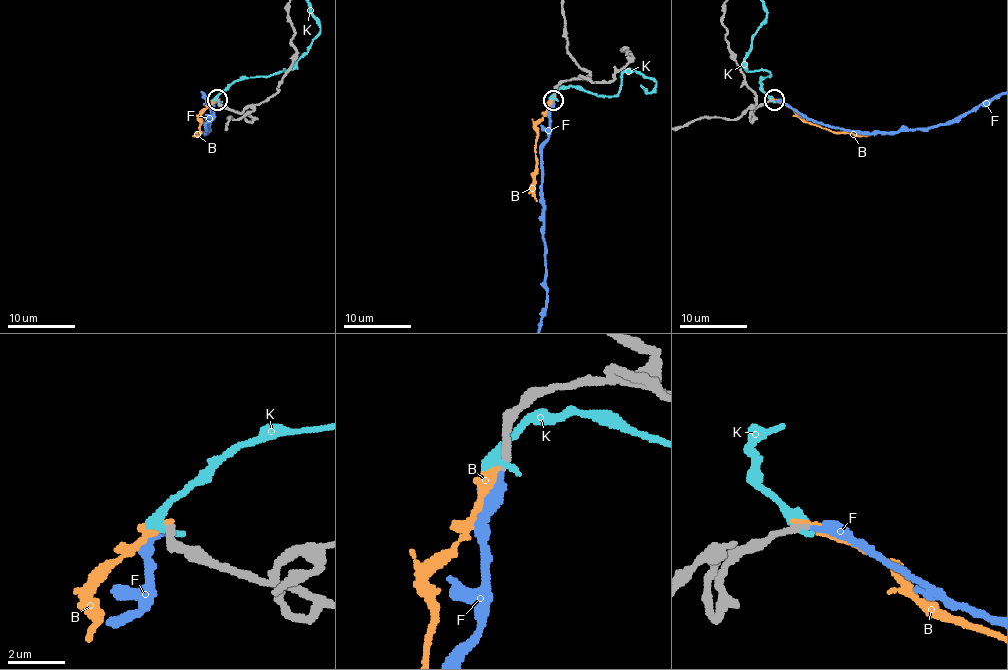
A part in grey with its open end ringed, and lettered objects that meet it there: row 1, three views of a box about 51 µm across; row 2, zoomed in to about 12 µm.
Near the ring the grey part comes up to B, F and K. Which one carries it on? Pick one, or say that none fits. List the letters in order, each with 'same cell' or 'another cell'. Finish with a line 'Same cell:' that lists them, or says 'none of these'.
B: another cell
F: same cell
K: another cell
Same cell: F

